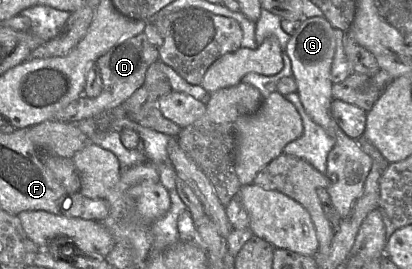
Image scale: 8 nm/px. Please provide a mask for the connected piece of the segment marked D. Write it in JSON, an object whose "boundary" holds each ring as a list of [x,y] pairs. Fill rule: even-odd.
{"boundary":[[[144,32],[117,43],[95,62],[101,72],[103,82],[101,94],[95,98],[89,98],[85,95],[80,96],[78,99],[60,109],[55,114],[53,120],[73,123],[120,105],[133,92],[144,85],[148,67],[152,63],[158,62],[158,60],[158,48],[149,43]]]}

